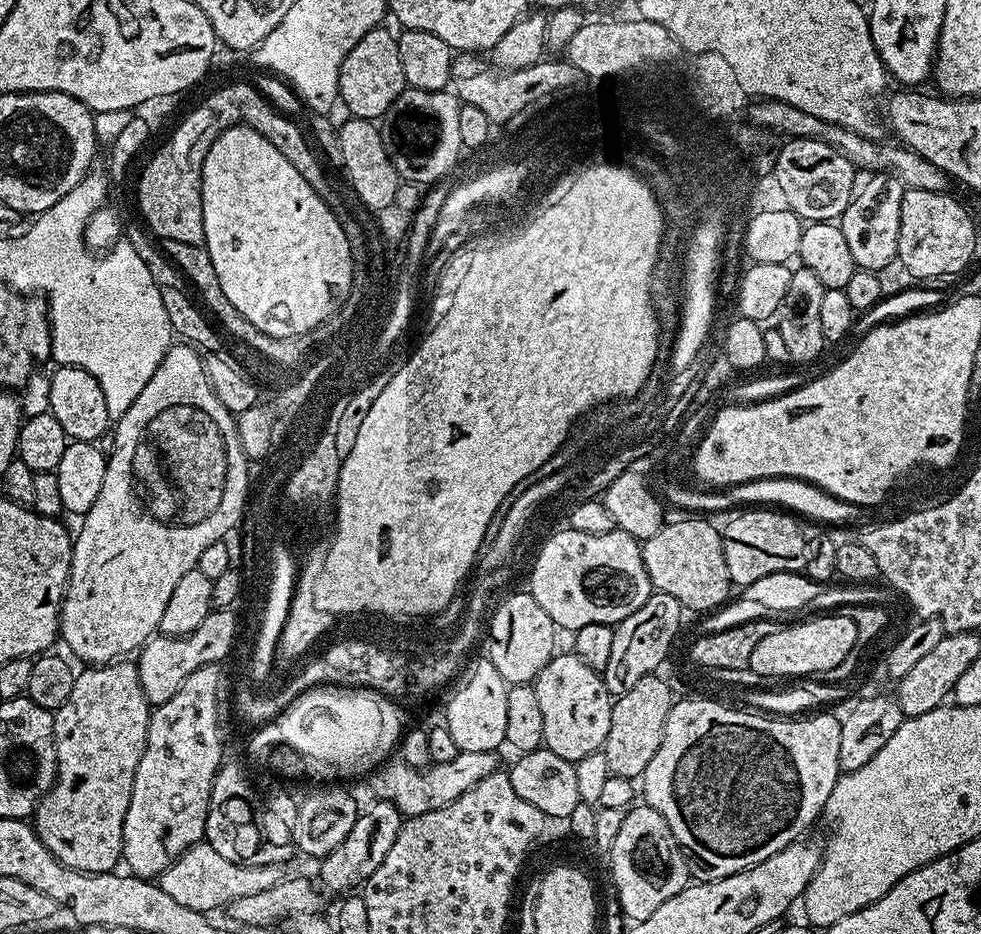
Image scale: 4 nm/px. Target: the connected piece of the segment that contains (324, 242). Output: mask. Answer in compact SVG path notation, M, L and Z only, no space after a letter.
M243 126L228 128L216 139L214 151L206 154L202 166L202 218L204 219L203 247L208 249L210 262L214 262L214 274L218 274L218 283L226 293L226 298L230 298L234 310L238 310L238 314L242 314L242 318L246 318L246 322L254 322L254 326L262 324L262 320L290 318L290 334L294 334L292 330L296 330L296 336L298 336L298 322L300 322L300 316L306 316L306 308L310 308L310 314L314 308L314 316L316 316L318 308L326 310L330 306L332 292L334 292L334 296L340 296L345 291L352 289L350 242L346 238L338 218L333 214L328 203L312 189L310 182L306 182L306 178L302 178L302 174L298 174L298 170L294 170L294 166L290 166L290 161L279 152L278 146L274 146L274 142L262 138L262 134L258 134L258 130Z

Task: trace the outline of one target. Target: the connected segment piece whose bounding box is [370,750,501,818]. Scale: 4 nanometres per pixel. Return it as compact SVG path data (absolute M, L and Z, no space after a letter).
M466 750L457 751L456 757L450 762L437 764L432 762L428 767L412 767L403 762L385 763L372 772L370 781L379 799L389 800L400 812L401 817L421 816L430 814L430 810L438 810L442 806L450 806L466 790L474 790L482 778L494 774L501 767L499 751Z

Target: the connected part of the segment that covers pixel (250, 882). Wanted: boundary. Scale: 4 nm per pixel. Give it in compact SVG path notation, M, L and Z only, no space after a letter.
M201 842L190 846L158 878L158 883L174 902L190 906L190 910L212 914L215 908L231 906L238 898L270 890L281 879L281 869L274 864L239 864L222 858L214 846Z

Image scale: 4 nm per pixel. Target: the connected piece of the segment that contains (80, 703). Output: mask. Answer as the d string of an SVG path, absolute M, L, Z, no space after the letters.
M121 658L111 664L101 664L99 666L88 666L76 672L74 690L70 690L70 698L62 702L60 708L55 709L52 721L54 722L54 742L56 743L56 778L57 781L40 797L34 808L36 820L34 827L38 838L48 847L50 854L58 858L68 868L73 868L79 872L110 872L119 865L124 851L124 823L126 822L126 810L130 806L130 794L134 786L134 774L138 770L138 762L142 762L142 754L146 750L146 738L148 737L148 717L150 715L150 705L148 699L144 697L142 682L138 678L138 670L131 659Z

